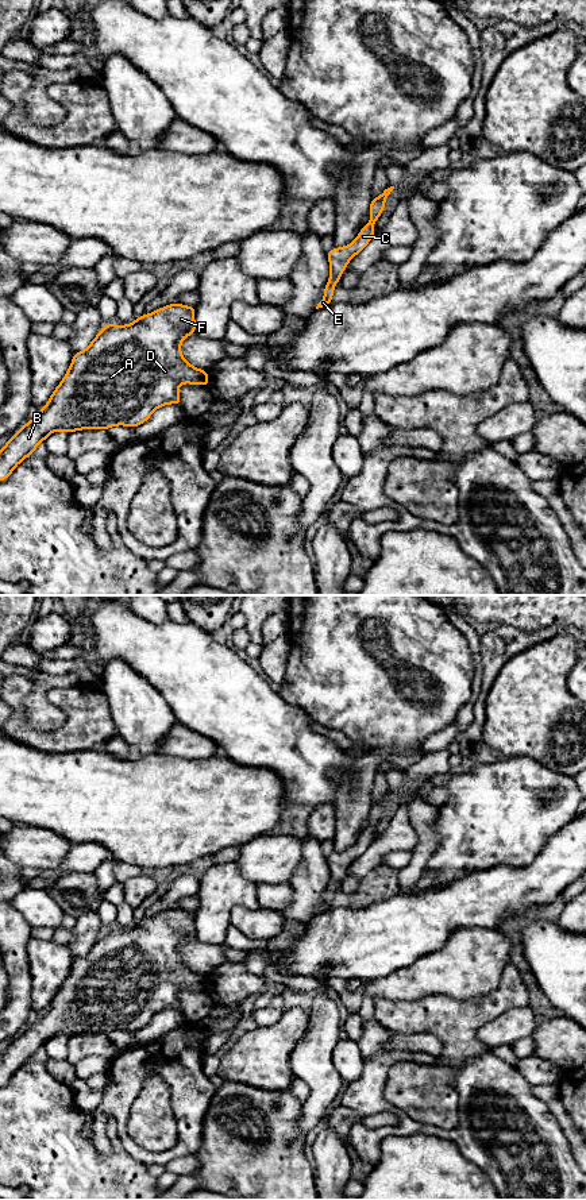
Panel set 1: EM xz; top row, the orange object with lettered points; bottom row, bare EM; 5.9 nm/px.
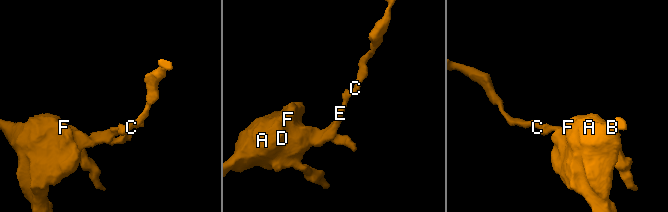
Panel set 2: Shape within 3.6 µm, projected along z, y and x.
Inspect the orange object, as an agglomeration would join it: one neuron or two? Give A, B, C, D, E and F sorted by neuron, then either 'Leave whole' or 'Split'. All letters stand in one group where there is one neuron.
Groups: A B C D E F. Leave whole

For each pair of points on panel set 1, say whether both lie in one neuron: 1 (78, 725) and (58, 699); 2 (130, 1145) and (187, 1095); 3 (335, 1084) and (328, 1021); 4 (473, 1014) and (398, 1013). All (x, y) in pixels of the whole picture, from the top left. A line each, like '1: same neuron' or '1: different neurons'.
1: same neuron
2: same neuron
3: same neuron
4: same neuron

